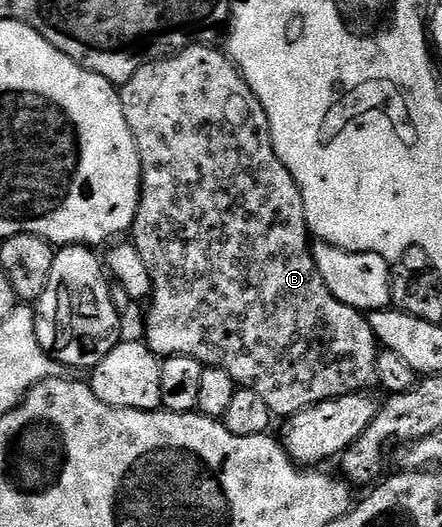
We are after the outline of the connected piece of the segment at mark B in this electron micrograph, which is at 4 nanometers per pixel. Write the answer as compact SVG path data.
M197 45L187 47L185 51L177 51L166 59L144 63L142 69L138 69L138 73L134 73L134 77L130 77L130 81L119 88L122 113L126 113L130 133L140 154L140 204L130 239L135 243L138 253L142 253L142 261L146 261L146 269L150 269L152 282L152 308L144 323L143 338L148 348L158 357L181 355L196 359L205 367L226 369L226 373L234 377L237 388L245 387L258 393L258 397L270 405L273 416L276 417L287 417L343 395L367 392L368 386L377 382L378 354L376 334L374 329L370 329L368 315L338 301L338 297L326 289L326 281L322 281L322 273L318 273L318 265L312 256L313 240L306 221L306 209L302 205L302 193L290 169L282 165L274 149L266 113L250 85L241 77L239 67L223 50L216 50L220 49L212 45Z

